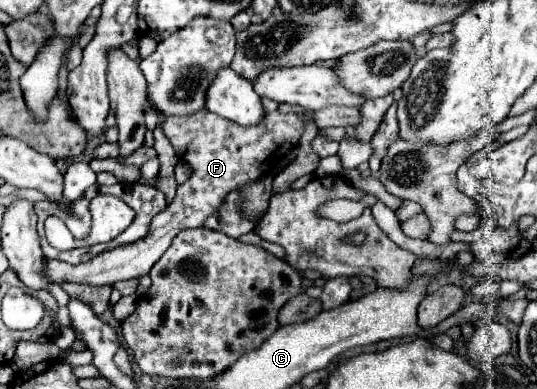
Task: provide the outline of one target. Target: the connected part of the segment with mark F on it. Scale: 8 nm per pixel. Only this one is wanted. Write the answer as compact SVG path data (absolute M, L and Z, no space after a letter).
M201 110L193 112L189 116L169 116L161 122L165 136L169 138L171 146L179 154L183 162L189 164L191 176L187 182L177 186L177 194L171 204L163 212L159 212L153 218L153 226L149 234L133 244L125 244L121 248L105 250L97 258L87 260L85 264L65 264L57 260L45 260L45 278L51 282L63 284L63 282L75 282L75 284L89 284L89 286L103 286L103 284L115 284L119 280L139 278L141 274L147 274L157 258L163 256L163 252L169 248L173 236L181 228L197 228L201 226L217 208L221 206L221 200L237 188L243 188L245 184L261 178L267 174L279 156L285 156L291 152L305 130L305 124L313 122L313 112L305 110L305 118L289 112L271 112L261 120L261 124L241 128L239 124L233 124L229 120L223 120L221 116Z

